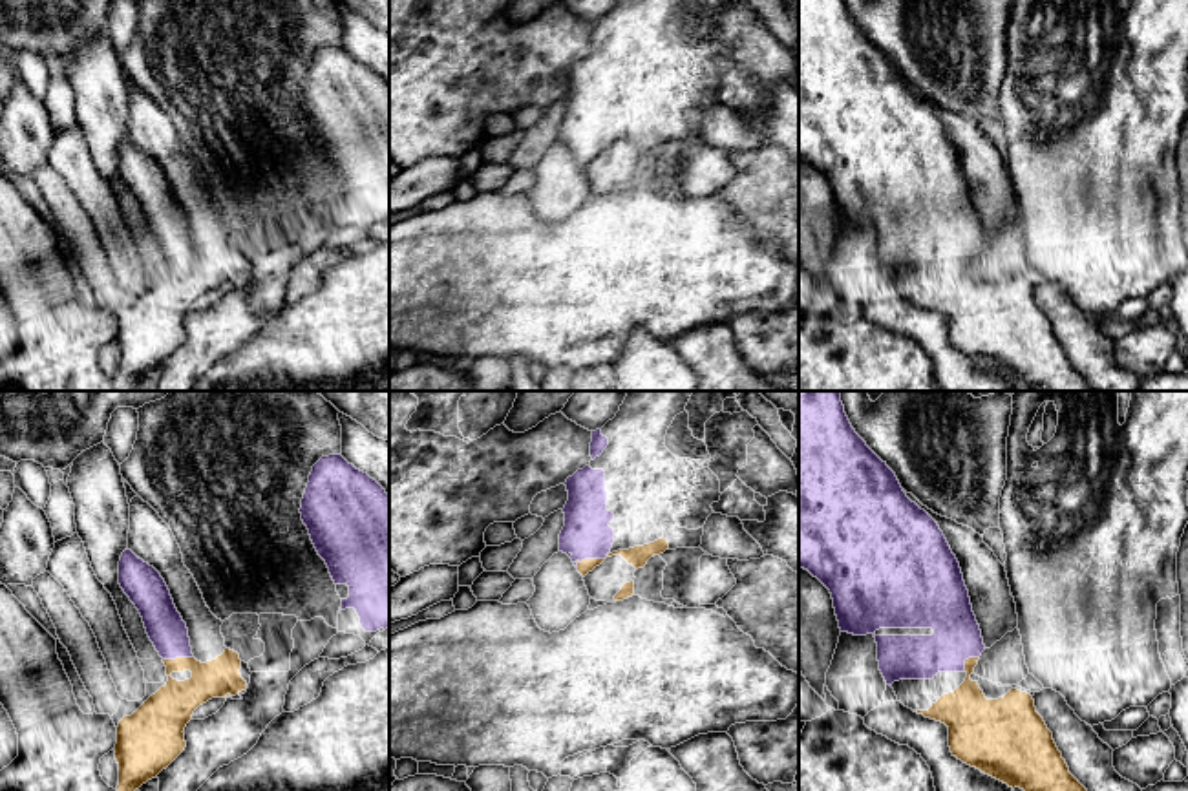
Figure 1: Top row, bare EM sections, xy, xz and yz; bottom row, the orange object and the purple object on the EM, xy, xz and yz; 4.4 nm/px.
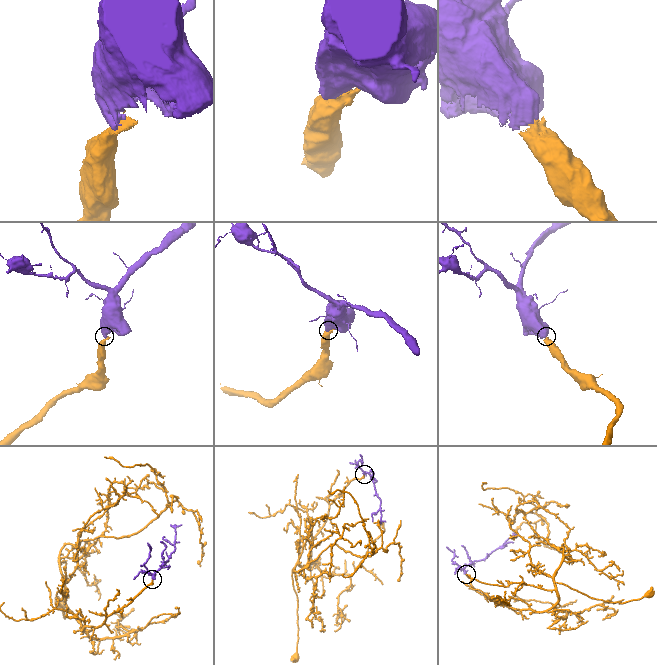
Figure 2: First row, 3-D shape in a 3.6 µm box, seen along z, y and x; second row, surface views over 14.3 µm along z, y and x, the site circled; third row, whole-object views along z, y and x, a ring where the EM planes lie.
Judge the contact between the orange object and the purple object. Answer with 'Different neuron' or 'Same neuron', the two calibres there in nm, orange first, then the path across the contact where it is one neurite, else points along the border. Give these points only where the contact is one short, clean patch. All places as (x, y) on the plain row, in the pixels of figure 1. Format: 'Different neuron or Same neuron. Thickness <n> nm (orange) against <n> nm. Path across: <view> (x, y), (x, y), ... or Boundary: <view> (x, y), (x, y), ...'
Same neuron. Thickness 90 nm (orange) against 200 nm. Path across: xz (638, 147), (609, 145), (591, 150), (589, 128), (585, 125)

